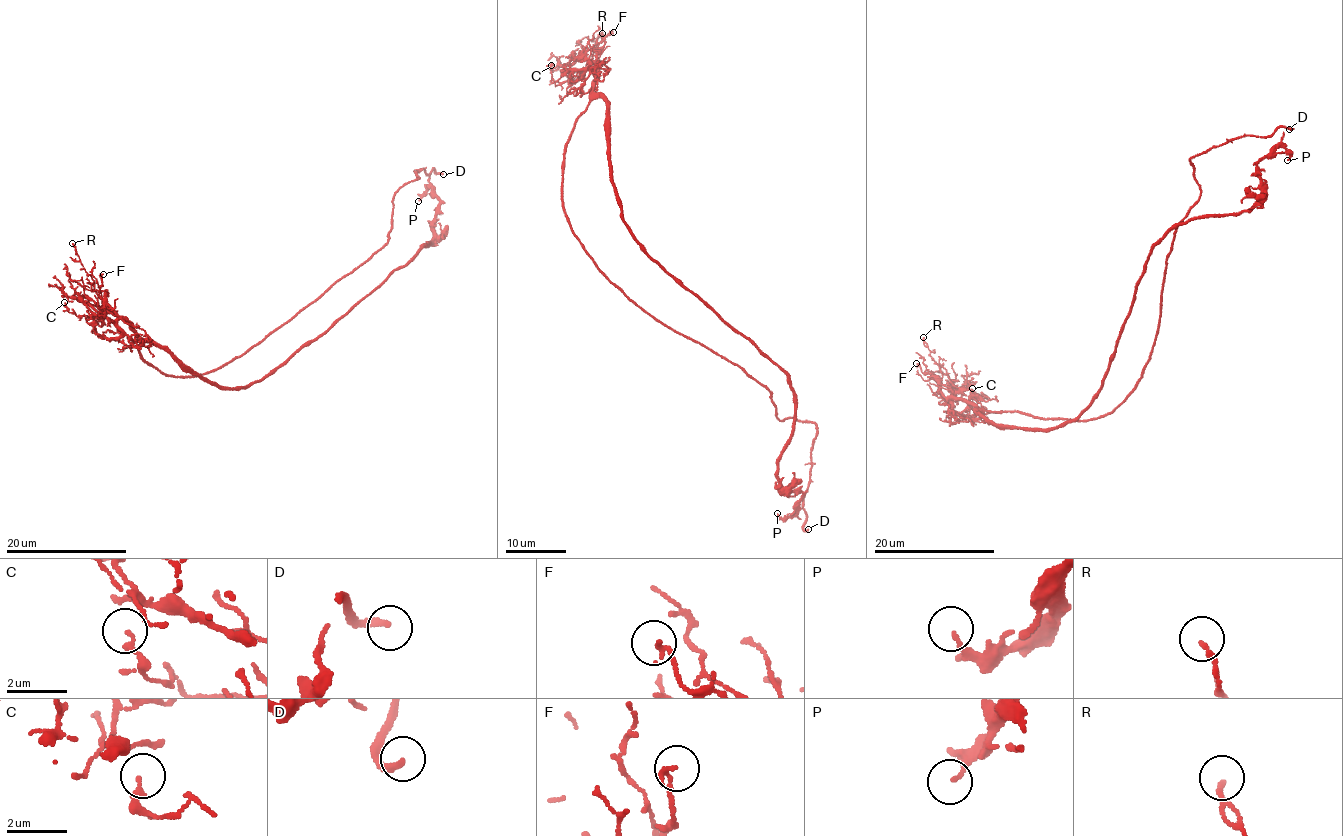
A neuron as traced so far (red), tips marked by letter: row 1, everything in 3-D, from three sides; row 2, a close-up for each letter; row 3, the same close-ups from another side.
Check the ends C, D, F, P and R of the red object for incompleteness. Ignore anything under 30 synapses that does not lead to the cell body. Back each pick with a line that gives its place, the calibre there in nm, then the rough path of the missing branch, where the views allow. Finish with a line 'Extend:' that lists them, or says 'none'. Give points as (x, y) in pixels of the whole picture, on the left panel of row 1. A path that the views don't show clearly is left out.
D: at (443, 174); 200 nm thick
Extend: D

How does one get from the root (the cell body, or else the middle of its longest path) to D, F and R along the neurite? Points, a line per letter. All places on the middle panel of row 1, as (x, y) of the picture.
D: (587, 106), (563, 155), (571, 232), (637, 304), (769, 389), (779, 419), (815, 424), (808, 529)
F: (587, 106), (598, 57), (594, 46), (613, 32)
R: (587, 106), (596, 72), (591, 49), (596, 49), (597, 38), (602, 33)

